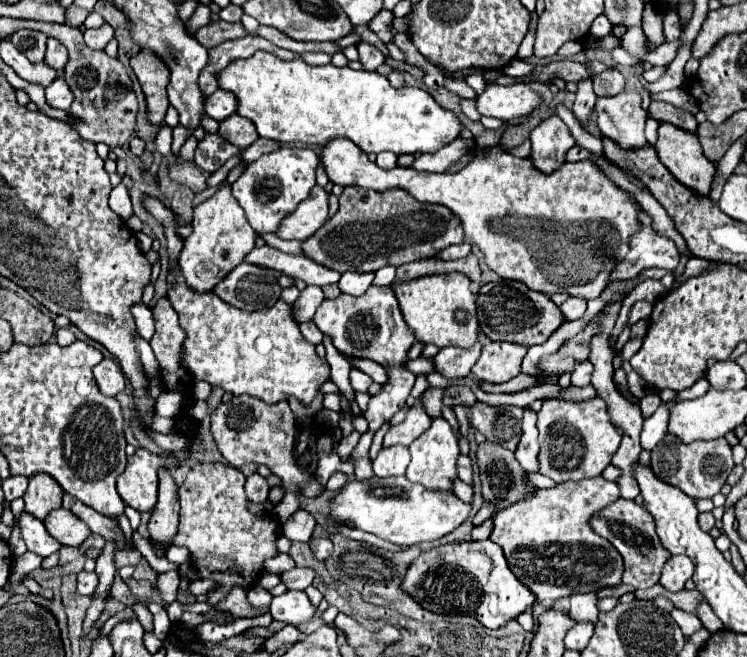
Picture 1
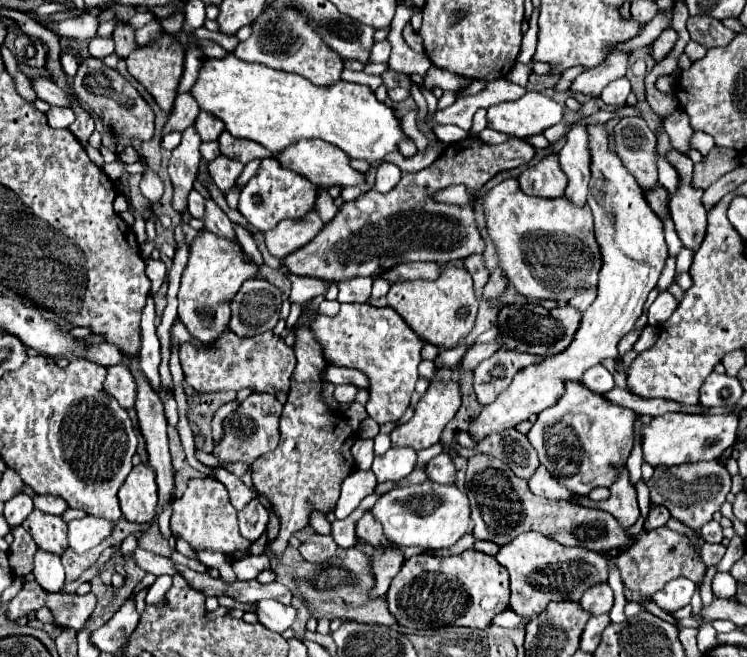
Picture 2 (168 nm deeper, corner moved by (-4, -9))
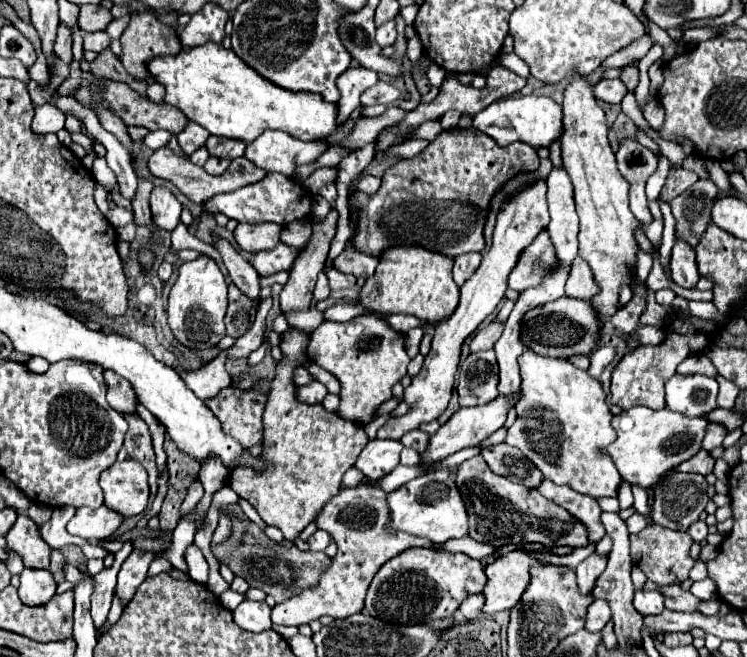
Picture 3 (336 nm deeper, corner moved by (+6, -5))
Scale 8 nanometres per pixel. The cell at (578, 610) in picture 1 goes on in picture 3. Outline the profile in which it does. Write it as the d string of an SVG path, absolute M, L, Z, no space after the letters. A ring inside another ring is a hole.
M597 553L589 555L585 561L577 565L575 573L577 573L577 585L581 595L593 595L593 585L597 577L603 573L605 565L607 565L607 557L599 557Z

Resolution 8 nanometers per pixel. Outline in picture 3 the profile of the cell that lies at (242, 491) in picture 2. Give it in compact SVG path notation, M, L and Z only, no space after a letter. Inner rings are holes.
M239 499L238 503L243 509L243 512L245 513L245 515L249 519L251 519L251 521L255 523L262 531L264 531L266 528L266 525L259 517L258 513L255 511L252 505L245 499Z

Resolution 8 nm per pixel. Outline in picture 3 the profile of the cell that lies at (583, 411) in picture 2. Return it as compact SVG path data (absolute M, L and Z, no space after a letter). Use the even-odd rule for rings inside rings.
M531 349L519 357L519 365L523 379L521 401L515 407L517 421L509 427L505 443L521 449L543 477L557 485L571 485L595 499L617 495L621 475L609 453L605 453L617 433L611 427L613 413L601 383L563 359L541 357Z

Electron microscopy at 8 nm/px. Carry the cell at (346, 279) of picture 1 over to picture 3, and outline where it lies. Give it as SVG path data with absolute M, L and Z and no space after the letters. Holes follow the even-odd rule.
M331 269L331 271L327 273L327 279L329 279L329 287L331 287L331 291L351 289L351 287L355 287L355 283L357 283L357 279L355 279L353 275L341 273L341 271L337 271L337 269Z

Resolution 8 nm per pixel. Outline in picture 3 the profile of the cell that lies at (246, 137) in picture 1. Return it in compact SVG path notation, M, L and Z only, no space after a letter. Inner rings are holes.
M211 135L207 139L205 147L209 149L211 155L225 157L225 159L235 159L235 157L241 157L245 153L243 141L233 141L233 139L227 139L227 137L217 137L217 135Z

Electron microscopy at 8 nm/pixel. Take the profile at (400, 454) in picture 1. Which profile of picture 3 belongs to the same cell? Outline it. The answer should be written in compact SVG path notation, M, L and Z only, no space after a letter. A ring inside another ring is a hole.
M369 441L361 451L355 467L369 479L379 479L399 465L401 449L401 441Z

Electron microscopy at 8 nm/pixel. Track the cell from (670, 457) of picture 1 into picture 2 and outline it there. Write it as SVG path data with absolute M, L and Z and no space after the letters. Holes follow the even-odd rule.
M717 459L707 463L699 461L695 465L675 465L671 469L655 469L655 475L647 483L647 487L649 499L665 499L657 503L665 505L673 519L699 531L705 523L711 521L713 513L719 511L719 507L725 503L725 497L731 489L731 475Z

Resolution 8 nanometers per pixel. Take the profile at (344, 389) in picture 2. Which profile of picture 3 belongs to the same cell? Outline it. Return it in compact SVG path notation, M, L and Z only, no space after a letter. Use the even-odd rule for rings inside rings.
M313 381L313 383L309 383L309 385L297 389L297 397L299 397L299 401L305 401L305 403L309 403L309 405L313 405L313 403L321 403L321 401L325 399L327 393L329 393L327 387L325 387L323 383L319 383L319 381Z

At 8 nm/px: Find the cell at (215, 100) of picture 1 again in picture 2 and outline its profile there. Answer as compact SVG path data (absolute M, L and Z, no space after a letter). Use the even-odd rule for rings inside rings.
M199 113L195 121L195 131L201 137L201 141L217 141L217 137L223 133L223 125L215 121L215 117L207 117L207 113Z

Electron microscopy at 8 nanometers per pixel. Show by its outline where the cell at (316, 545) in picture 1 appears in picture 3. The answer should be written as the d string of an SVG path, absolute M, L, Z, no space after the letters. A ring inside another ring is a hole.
M319 529L319 531L315 531L315 533L307 539L307 545L309 545L311 551L325 551L325 547L329 545L329 541L331 541L329 533L325 533L323 529Z

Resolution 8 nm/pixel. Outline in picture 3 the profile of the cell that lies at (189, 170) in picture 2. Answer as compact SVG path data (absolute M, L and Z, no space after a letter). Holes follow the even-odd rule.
M155 187L151 193L151 213L159 229L173 231L179 223L181 203L167 187Z

